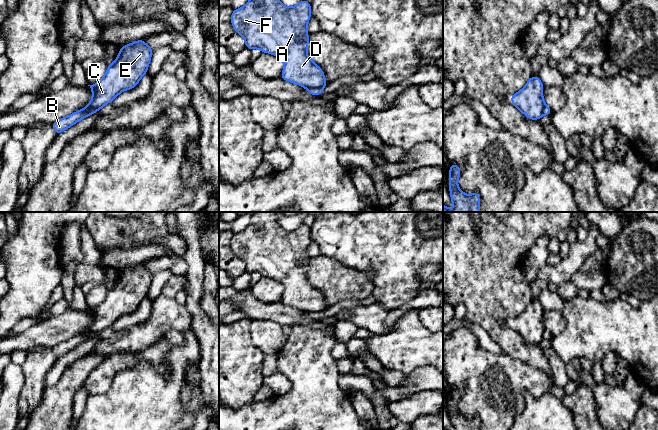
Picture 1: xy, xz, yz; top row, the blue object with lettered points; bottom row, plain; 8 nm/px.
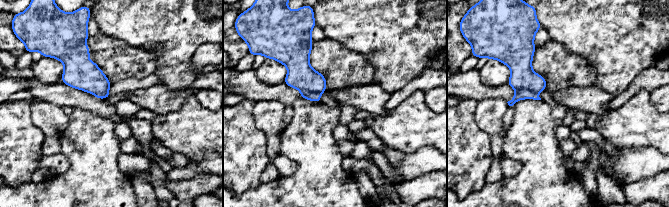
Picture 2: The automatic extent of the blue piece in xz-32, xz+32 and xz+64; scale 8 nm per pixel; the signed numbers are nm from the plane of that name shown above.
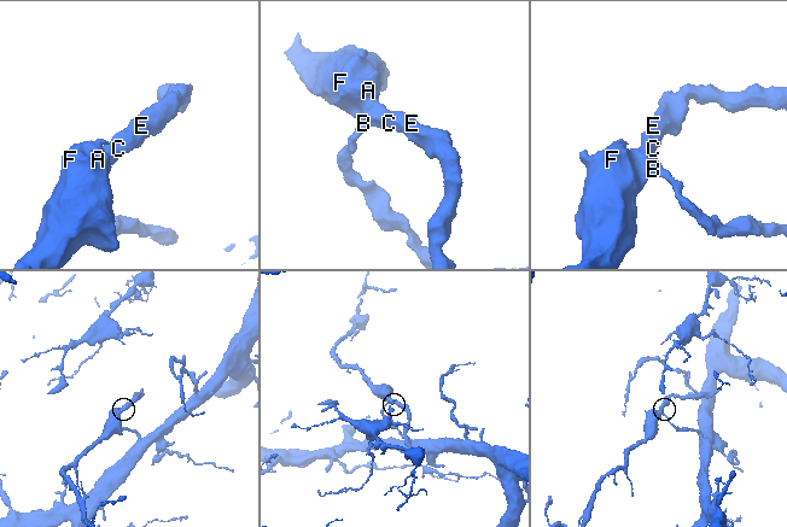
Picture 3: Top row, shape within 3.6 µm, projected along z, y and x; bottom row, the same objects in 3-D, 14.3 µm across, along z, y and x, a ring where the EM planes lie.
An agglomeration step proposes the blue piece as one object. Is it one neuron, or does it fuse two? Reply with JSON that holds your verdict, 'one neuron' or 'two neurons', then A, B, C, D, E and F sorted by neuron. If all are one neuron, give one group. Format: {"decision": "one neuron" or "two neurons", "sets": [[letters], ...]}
{"decision": "two neurons", "sets": [["A", "C", "D", "E", "F"], ["B"]]}

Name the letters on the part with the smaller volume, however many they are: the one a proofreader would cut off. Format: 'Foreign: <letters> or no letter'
Foreign: A, C, D, E, F

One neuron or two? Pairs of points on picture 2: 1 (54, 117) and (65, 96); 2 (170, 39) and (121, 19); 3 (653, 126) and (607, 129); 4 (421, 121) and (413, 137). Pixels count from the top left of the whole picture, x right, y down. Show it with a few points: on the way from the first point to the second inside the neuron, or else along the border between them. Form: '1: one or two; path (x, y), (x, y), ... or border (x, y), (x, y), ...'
1: two; border (39, 100), (52, 102), (60, 107)
2: one; path (158, 27), (153, 22), (133, 21)
3: one; path (642, 126), (618, 126)
4: one; path (417, 125), (413, 129), (413, 133)

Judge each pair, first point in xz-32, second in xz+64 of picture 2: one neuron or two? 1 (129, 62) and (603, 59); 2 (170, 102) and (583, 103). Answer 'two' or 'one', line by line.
1: two
2: one

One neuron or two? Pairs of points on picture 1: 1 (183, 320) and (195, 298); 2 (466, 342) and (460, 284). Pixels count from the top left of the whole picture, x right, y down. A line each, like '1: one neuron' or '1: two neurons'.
1: two neurons
2: two neurons

